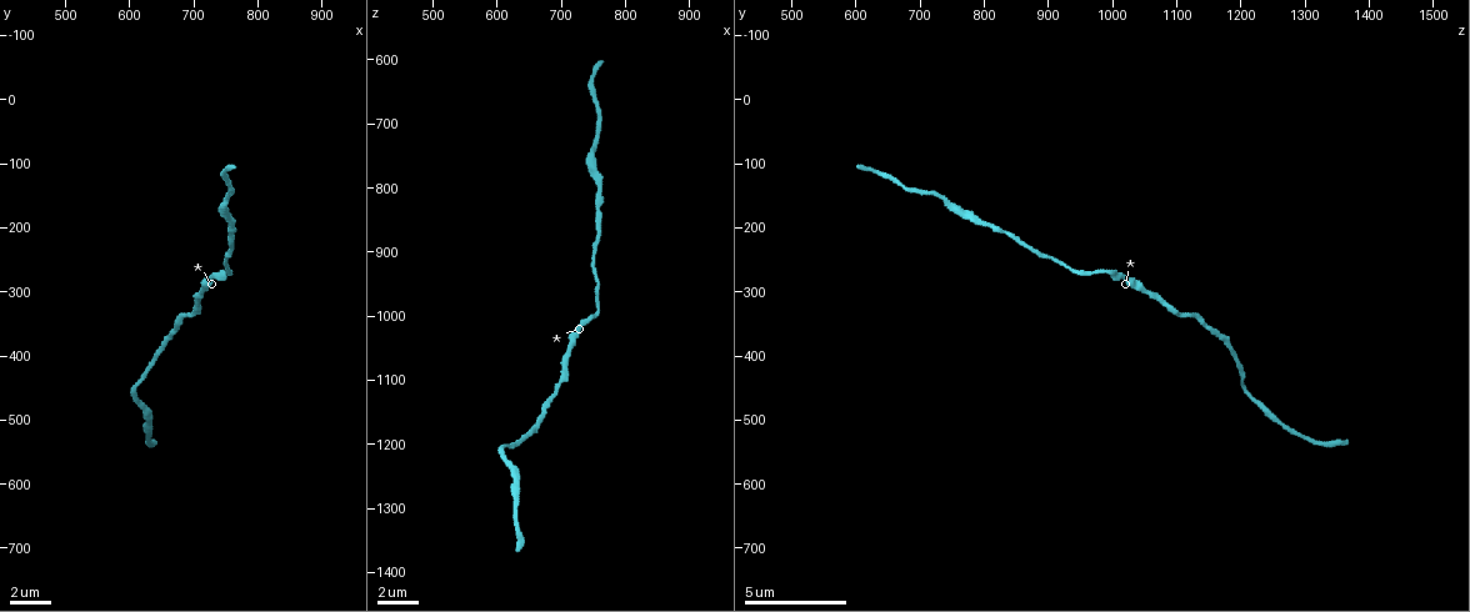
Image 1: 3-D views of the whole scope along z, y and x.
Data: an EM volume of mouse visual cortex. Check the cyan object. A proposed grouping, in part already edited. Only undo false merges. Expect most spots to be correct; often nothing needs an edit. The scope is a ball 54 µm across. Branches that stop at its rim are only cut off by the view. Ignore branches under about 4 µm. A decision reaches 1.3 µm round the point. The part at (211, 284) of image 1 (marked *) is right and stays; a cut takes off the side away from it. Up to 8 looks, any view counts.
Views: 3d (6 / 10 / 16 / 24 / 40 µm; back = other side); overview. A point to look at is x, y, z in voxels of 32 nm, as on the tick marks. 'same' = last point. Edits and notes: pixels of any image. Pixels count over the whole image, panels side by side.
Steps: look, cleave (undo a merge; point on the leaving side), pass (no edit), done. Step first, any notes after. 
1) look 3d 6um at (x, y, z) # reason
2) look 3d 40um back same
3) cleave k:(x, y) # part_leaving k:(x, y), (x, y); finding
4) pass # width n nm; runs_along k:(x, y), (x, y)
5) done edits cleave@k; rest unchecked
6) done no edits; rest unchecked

look 3d 6um at (755, 270, 995) # sudden change in width

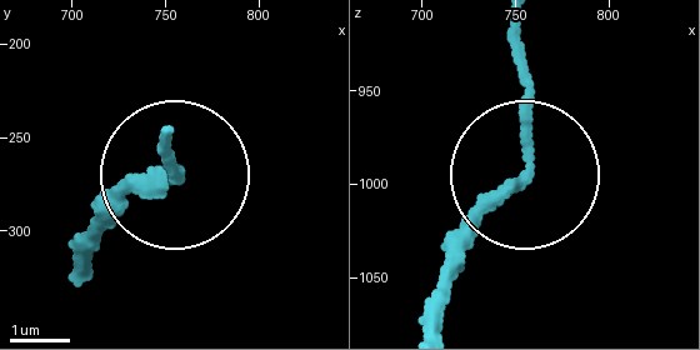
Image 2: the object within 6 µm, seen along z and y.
pass # width 190 nm; runs_along 2:(479, 216), (534, 146), (519, 46); continuous, no second cell

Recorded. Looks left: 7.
look 3d 10um at (610, 465, 1220) # calibre changes

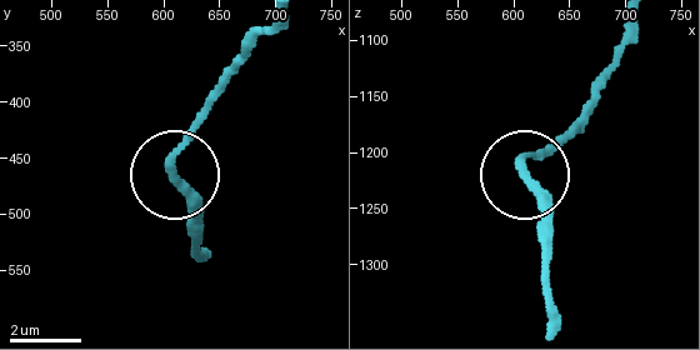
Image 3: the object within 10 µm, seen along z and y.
look 3d 6um at (610, 466, 1222)

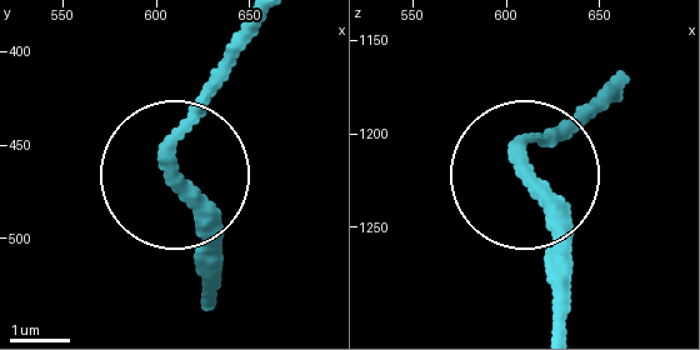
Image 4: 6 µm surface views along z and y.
pass # continuous, no second cell

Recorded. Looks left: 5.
look 3d 6um at (690, 340, 1105) # narrows sharply

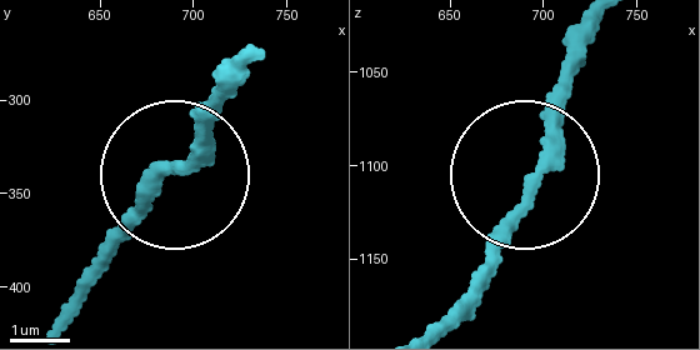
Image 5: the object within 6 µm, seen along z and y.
pass # runs_along 5:(245, 78), (86, 266); all the same cell

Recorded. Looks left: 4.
look 3d 10um at (750, 155, 730)

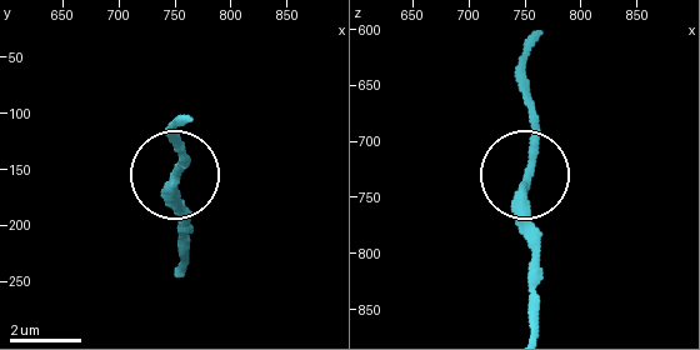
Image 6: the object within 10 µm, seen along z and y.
pass # width 240 nm; runs_along 6:(526, 329), (535, 293), (526, 213), (535, 114), (526, 73); all the same cell

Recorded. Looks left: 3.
done no edits; rest unchecked

